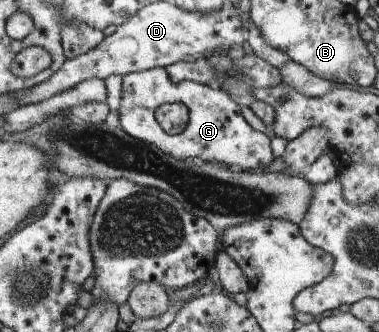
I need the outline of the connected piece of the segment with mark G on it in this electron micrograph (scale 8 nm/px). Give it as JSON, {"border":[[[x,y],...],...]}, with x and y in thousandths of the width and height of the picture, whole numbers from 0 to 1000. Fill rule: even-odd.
{"border":[[[412,202],[325,232],[317,386],[348,416],[420,443],[433,464],[467,479],[528,476],[557,494],[565,482],[588,494],[633,500],[641,515],[704,500],[723,479],[715,416],[675,398],[641,358],[633,319],[599,274],[551,256],[480,244],[464,250],[435,202]],[[438,310],[480,310],[496,328],[496,373],[472,407],[441,410],[409,355],[414,328]]]}

